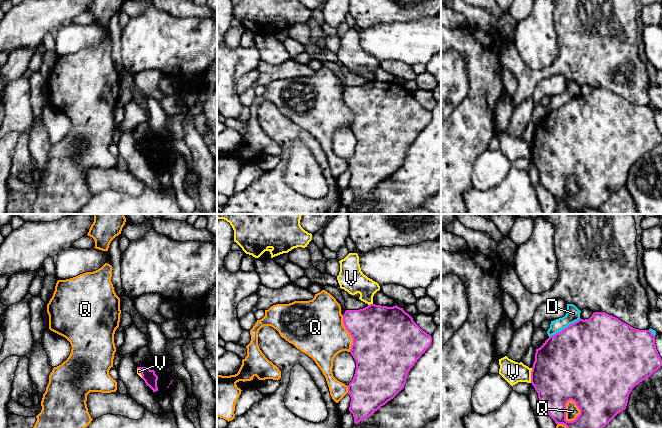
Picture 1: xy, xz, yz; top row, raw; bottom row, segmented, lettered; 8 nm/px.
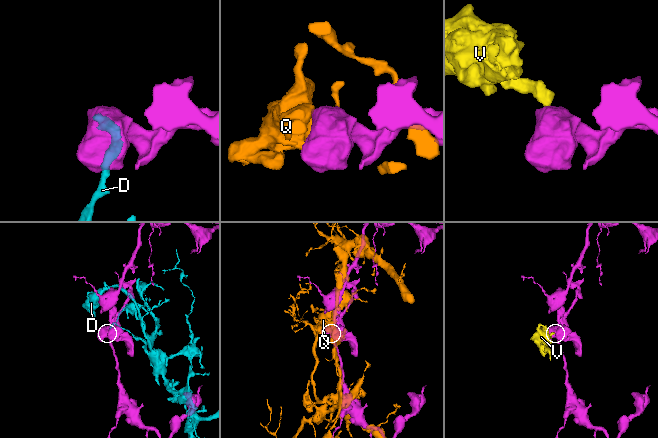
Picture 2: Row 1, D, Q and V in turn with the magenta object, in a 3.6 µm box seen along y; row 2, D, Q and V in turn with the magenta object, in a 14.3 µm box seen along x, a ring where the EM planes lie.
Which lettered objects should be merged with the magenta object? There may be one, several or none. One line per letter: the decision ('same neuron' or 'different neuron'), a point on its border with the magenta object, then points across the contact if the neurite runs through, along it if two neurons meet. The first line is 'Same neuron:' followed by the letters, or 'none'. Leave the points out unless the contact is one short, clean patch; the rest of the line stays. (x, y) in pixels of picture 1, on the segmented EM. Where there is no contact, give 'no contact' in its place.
Same neuron: none
D: different neuron; contact yz (564, 328)
Q: different neuron; contact yz (565, 410)
V: different neuron; contact yz (531, 375); border yz (532, 368), (530, 382)

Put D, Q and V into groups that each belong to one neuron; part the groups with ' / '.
D / Q / V

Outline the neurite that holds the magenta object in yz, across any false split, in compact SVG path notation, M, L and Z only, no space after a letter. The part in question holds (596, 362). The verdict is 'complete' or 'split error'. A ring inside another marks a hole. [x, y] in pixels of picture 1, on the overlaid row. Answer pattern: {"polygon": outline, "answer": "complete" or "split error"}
{"polygon": "M594 312L589 319L579 319L562 331L550 336L536 349L531 371L531 383L538 393L540 408L556 424L567 428L604 428L620 412L626 409L632 389L650 377L662 366L655 336L650 330L639 330L605 312ZM574 401L580 414L573 421L566 420L566 404Z", "answer": "complete"}

